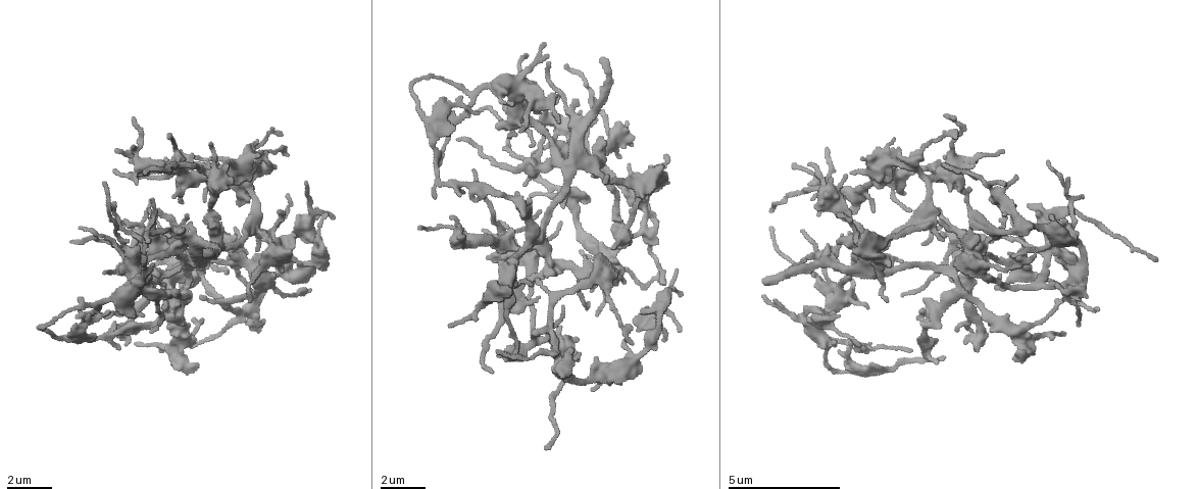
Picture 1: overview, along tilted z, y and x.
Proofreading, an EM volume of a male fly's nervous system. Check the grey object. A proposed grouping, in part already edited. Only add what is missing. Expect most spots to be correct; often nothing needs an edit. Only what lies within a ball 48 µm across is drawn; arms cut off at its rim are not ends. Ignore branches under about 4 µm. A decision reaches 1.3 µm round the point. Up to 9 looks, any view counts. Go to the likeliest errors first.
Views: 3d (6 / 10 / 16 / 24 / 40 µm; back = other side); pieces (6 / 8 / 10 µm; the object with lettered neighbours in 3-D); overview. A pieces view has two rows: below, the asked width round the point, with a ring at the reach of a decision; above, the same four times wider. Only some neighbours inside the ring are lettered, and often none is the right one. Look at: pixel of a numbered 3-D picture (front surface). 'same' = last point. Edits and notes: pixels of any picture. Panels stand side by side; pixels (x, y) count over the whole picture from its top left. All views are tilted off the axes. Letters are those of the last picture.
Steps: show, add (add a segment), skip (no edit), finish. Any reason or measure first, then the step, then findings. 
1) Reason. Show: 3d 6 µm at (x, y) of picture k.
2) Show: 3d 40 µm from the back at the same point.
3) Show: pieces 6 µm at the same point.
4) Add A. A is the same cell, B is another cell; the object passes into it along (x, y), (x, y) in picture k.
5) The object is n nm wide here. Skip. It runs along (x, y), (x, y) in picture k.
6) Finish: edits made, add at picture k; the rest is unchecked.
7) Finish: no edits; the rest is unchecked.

Branch stops here. Show: 3d 6 µm at (1034, 256) of picture 1.

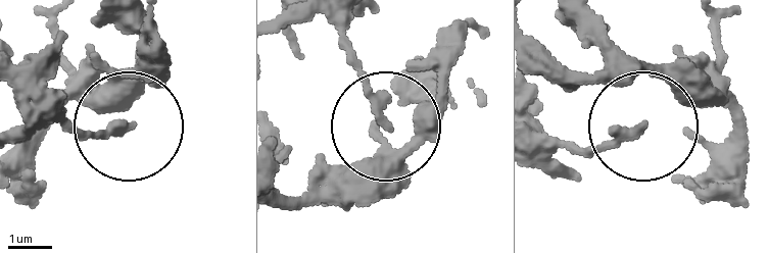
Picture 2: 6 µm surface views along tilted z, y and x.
Show: pieces 10 µm at (383, 125) of picture 2.

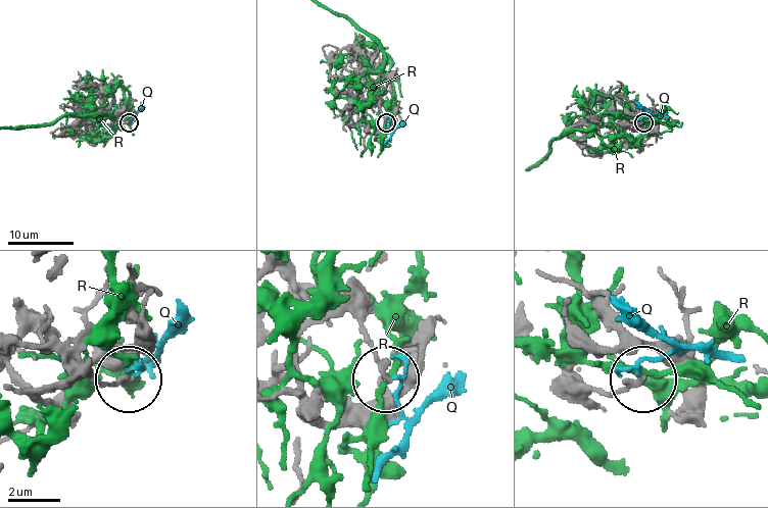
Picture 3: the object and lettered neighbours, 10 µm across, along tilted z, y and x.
Skip. Q and R are other cells; it runs along (582, 378), (613, 391), (638, 383) in picture 3; no lettered segment goes on from it.

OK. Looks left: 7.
Free end. Show: pieces 6 µm at (276, 133) of picture 1.

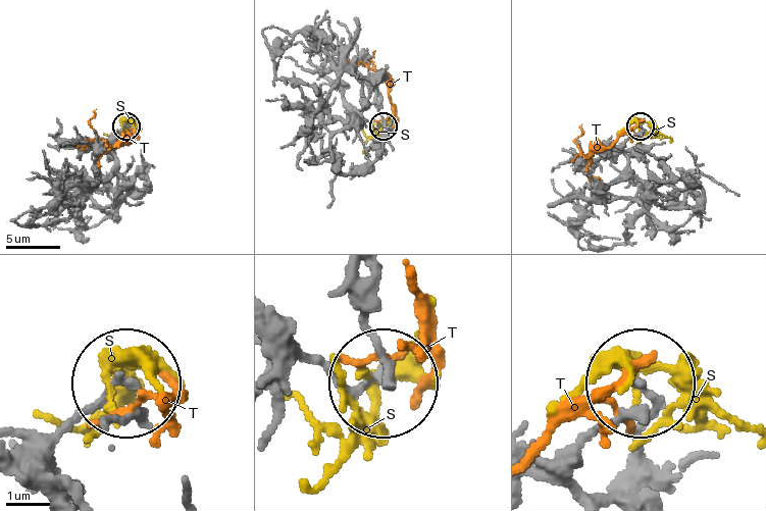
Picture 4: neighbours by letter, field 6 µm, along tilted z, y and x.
Skip. S and T are other cells; it runs along (70, 487), (55, 459), (58, 438), (120, 385) in picture 4; none of them fits.

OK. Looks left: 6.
Free end. Show: pieces 6 µm at (290, 195) of picture 1.

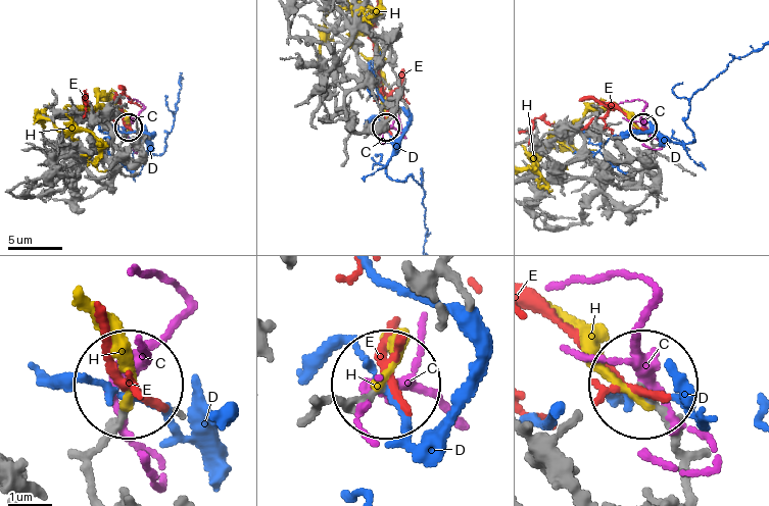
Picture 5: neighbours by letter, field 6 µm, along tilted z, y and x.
The object is 120 nm wide here. Skip. C, D, E and H are other cells; no lettered segment goes on from it.

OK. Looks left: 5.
An open end. Show: pieces 6 µm at (764, 279) of picture 1.

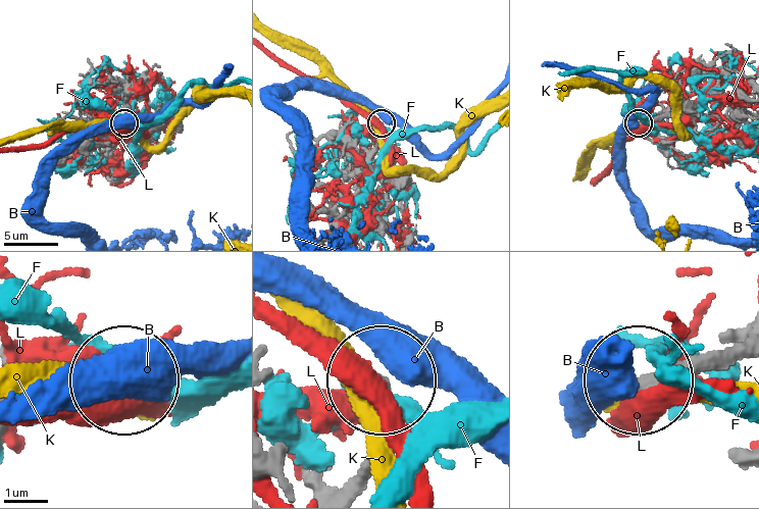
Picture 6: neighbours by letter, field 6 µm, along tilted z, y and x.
Skip. B, F, K and L are other cells; no lettered segment goes on from it.

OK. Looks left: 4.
Finish: no edits; the rest is unchecked.

